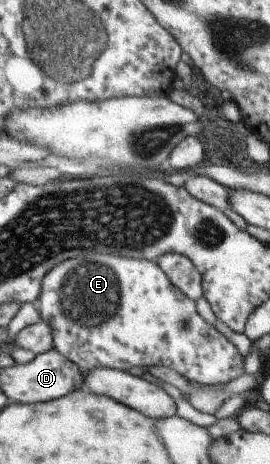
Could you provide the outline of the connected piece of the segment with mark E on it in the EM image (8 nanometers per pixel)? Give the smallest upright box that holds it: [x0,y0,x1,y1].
[37,251,244,386]

